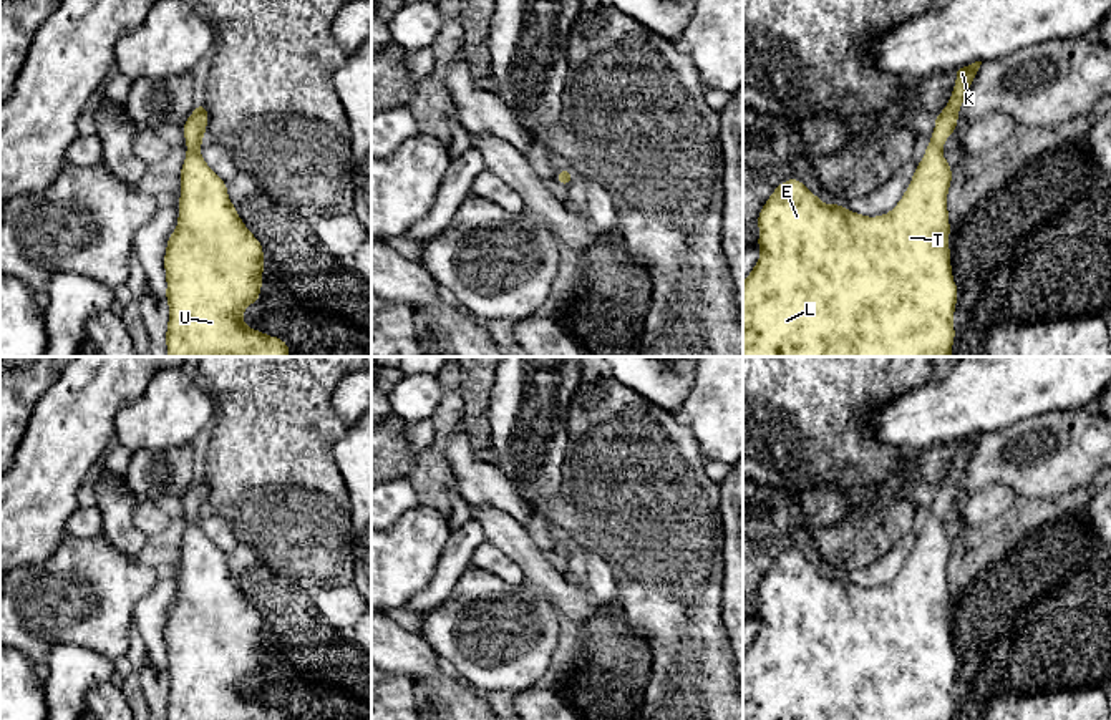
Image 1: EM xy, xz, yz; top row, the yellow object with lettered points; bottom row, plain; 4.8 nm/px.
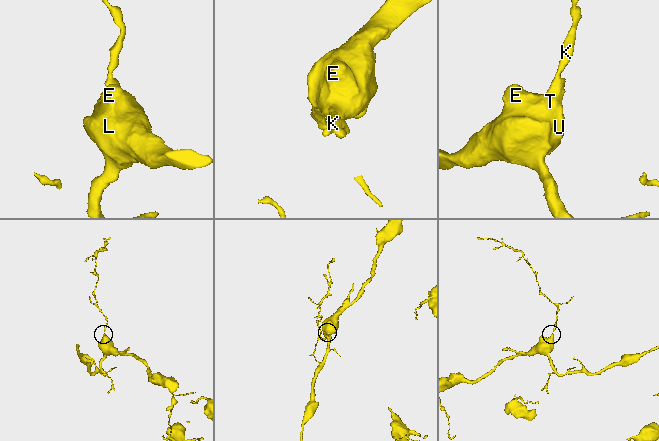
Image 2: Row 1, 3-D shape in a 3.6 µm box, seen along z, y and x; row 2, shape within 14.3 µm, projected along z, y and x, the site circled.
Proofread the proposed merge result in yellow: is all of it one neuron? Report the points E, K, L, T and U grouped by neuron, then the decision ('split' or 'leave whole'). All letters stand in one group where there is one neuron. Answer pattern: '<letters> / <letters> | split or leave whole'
E K L T U | leave whole

